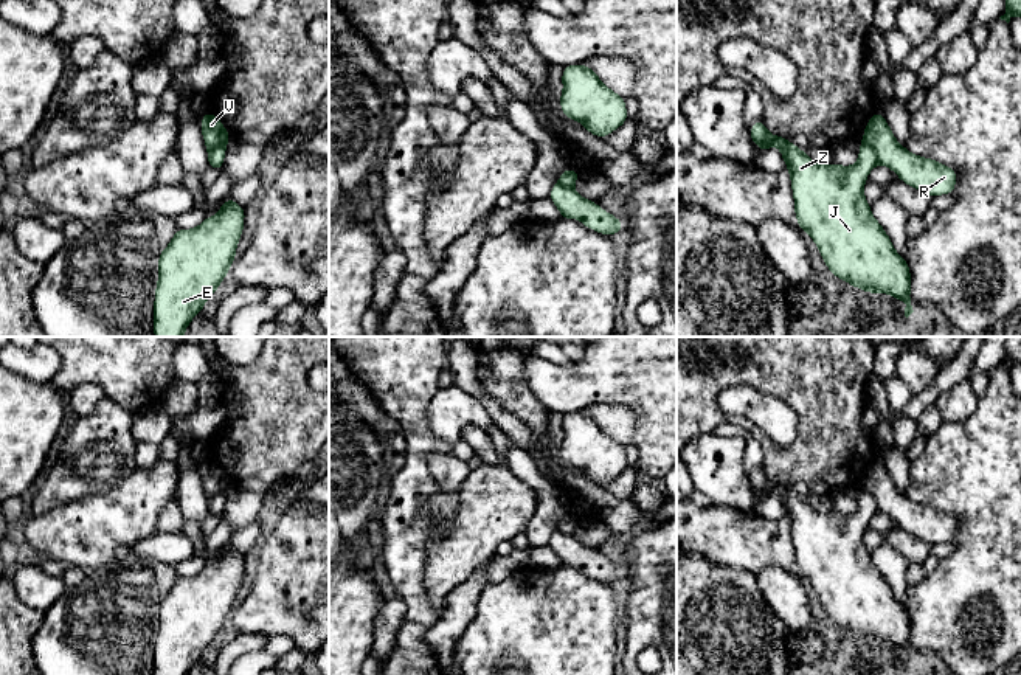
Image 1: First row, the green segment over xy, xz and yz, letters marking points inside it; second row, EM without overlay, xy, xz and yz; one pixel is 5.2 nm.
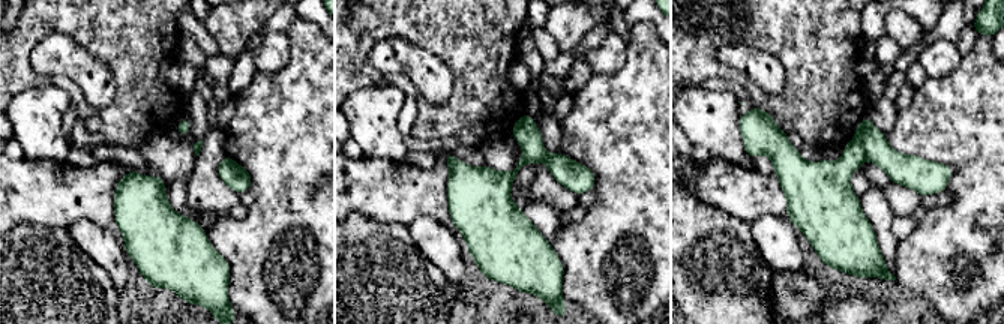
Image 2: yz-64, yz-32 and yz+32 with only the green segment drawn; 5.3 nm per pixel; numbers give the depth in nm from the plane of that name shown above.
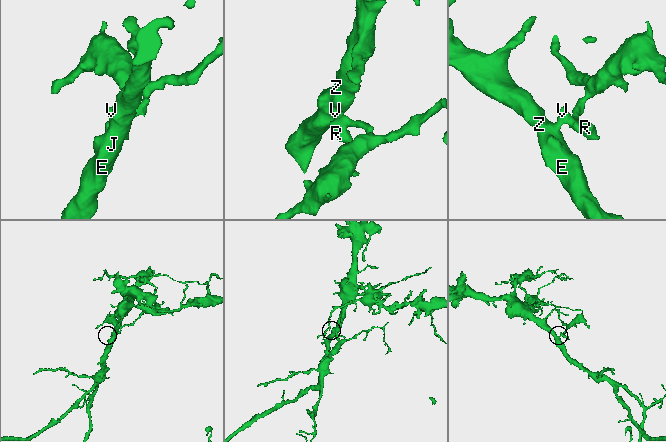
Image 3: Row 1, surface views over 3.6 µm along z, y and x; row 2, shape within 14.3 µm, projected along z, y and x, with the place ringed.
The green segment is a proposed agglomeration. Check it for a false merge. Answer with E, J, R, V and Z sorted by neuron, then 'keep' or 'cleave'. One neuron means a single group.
E J Z / R V; cleave

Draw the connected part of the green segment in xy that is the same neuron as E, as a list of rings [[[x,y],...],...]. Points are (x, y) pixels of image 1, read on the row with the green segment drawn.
[[[228,197],[214,217],[205,217],[192,228],[178,228],[158,254],[158,281],[154,299],[154,335],[185,337],[188,324],[203,310],[206,299],[217,292],[236,258],[244,231],[245,209]]]

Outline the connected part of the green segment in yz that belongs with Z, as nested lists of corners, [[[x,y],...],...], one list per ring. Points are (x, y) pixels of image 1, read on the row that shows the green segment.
[[[763,118],[751,126],[749,135],[753,143],[759,146],[757,151],[768,151],[773,144],[779,147],[790,172],[798,227],[810,234],[829,272],[867,293],[880,292],[902,299],[906,304],[905,317],[908,318],[914,312],[909,296],[909,265],[895,251],[888,233],[872,216],[870,205],[864,197],[864,182],[878,164],[875,151],[861,141],[860,155],[853,166],[838,163],[822,166],[815,163],[805,151],[791,144],[790,138],[771,135],[765,127]]]

